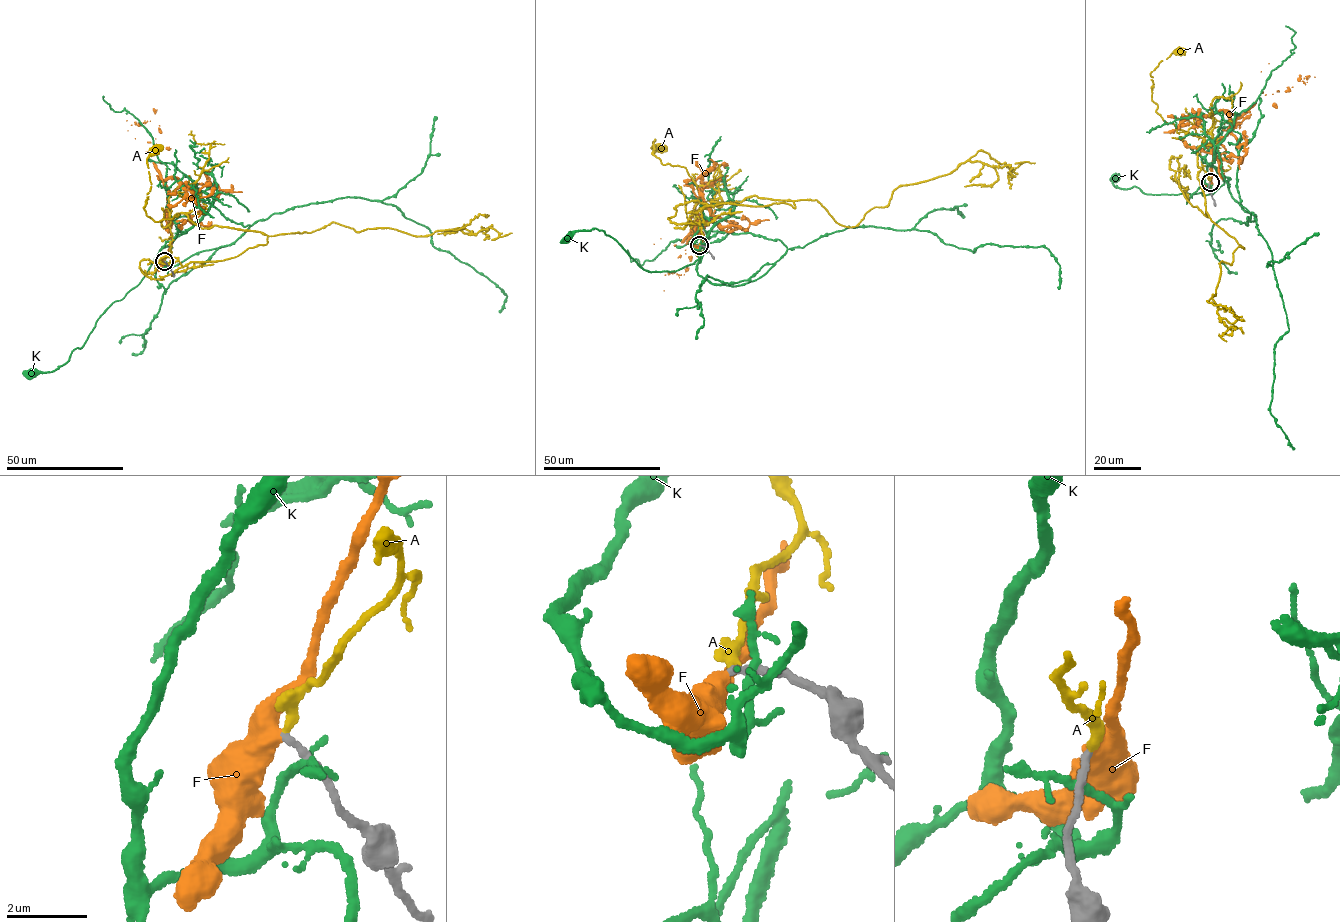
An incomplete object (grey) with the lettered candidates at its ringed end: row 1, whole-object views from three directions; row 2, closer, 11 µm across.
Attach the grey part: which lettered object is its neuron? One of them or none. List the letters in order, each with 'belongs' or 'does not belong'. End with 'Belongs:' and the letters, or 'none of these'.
A: does not belong
F: does not belong
K: does not belong
Belongs: none of these

